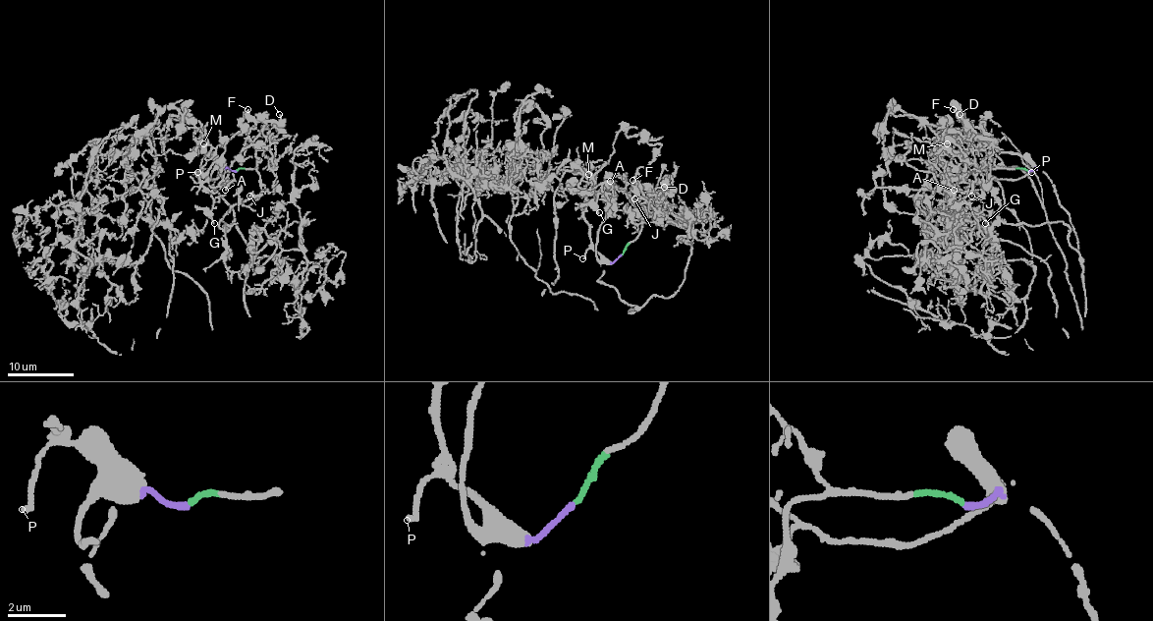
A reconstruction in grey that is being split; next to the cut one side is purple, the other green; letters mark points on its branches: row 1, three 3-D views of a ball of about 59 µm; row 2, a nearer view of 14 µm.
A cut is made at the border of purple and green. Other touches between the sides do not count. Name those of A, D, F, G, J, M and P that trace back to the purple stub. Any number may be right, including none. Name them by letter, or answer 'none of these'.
G, M, P

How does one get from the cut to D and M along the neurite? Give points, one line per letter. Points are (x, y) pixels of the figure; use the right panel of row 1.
D: (1026, 170), (997, 167), (980, 143), (983, 134), (960, 114)
M: (1026, 170), (1035, 169), (1018, 153), (998, 152), (975, 138), (947, 136), (942, 148), (947, 143)

